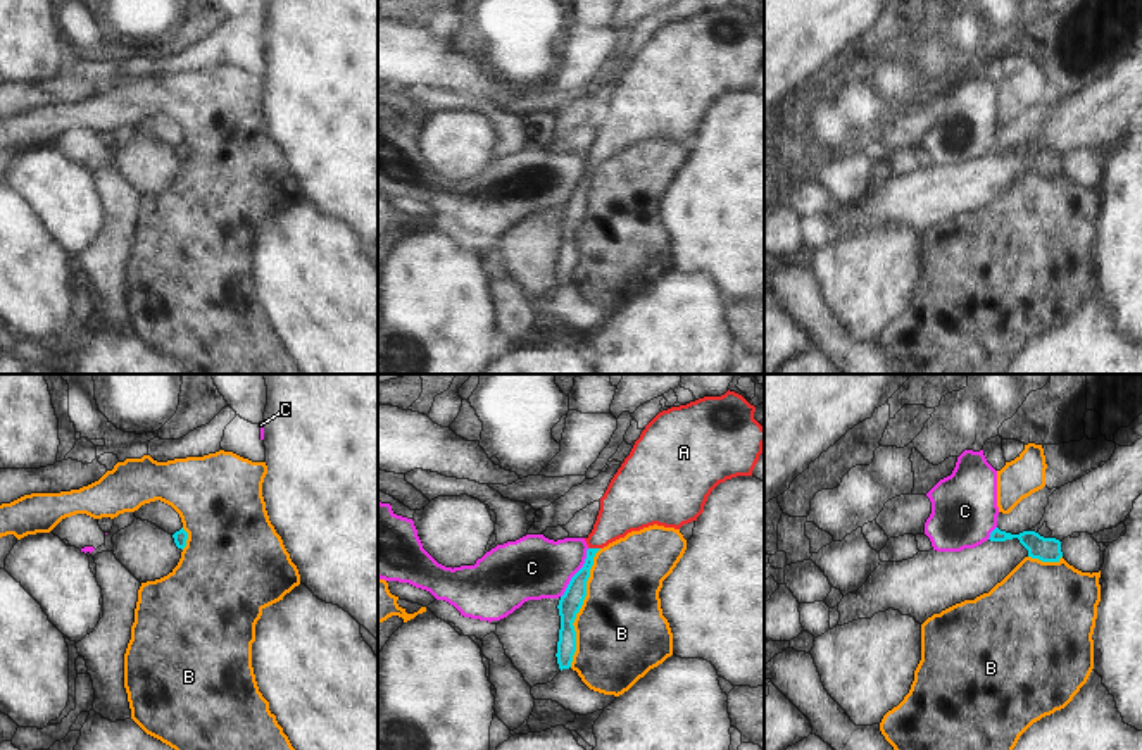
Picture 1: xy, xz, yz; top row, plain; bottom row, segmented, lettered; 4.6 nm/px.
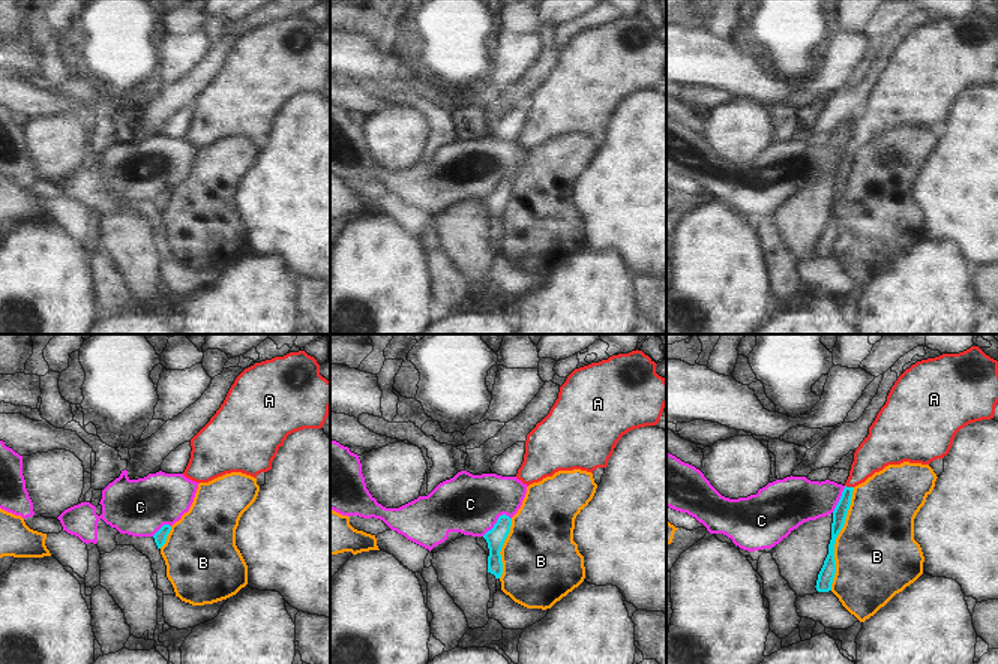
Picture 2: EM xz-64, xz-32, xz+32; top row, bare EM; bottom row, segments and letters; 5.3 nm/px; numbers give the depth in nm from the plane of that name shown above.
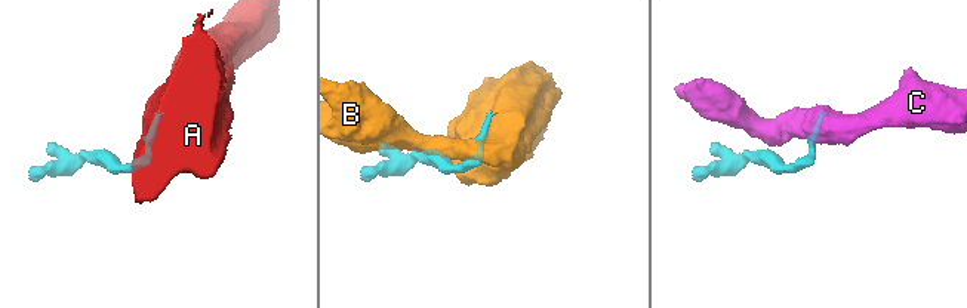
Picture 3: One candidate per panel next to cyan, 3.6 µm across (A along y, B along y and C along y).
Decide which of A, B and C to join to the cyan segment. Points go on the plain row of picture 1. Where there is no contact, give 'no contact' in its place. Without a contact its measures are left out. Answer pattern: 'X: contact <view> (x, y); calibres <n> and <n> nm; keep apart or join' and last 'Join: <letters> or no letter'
A: contact xz (594, 162); calibres 100 and 240 nm; join
B: contact xz (580, 221); calibres 110 and 420 nm; keep apart
C: contact xz (577, 187); calibres 110 and 300 nm; keep apart
Join: A

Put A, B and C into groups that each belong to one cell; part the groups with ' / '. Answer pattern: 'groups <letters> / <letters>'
groups A / B / C

